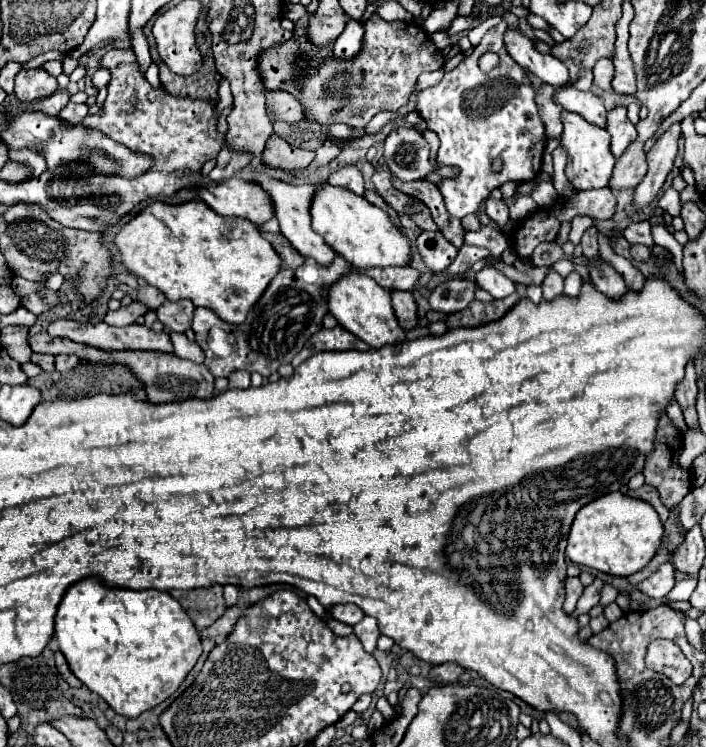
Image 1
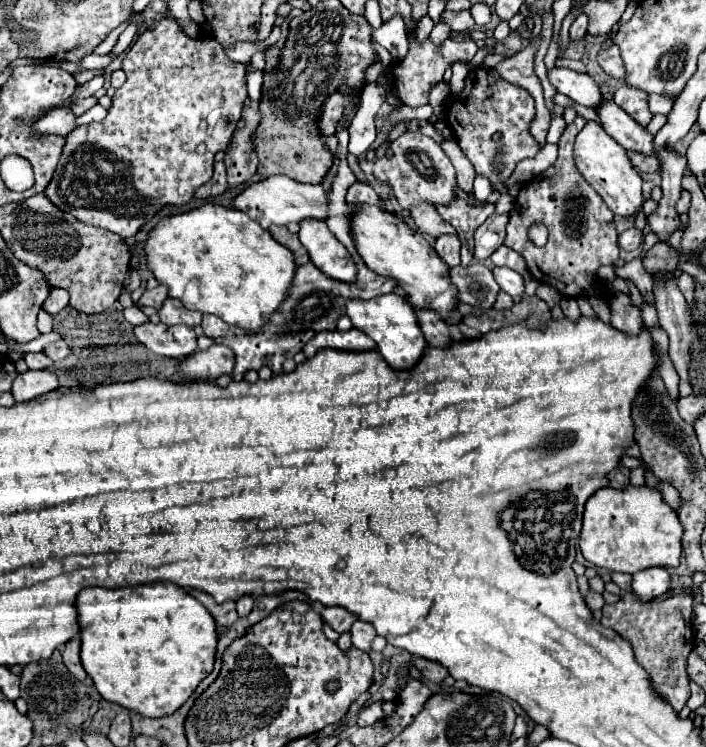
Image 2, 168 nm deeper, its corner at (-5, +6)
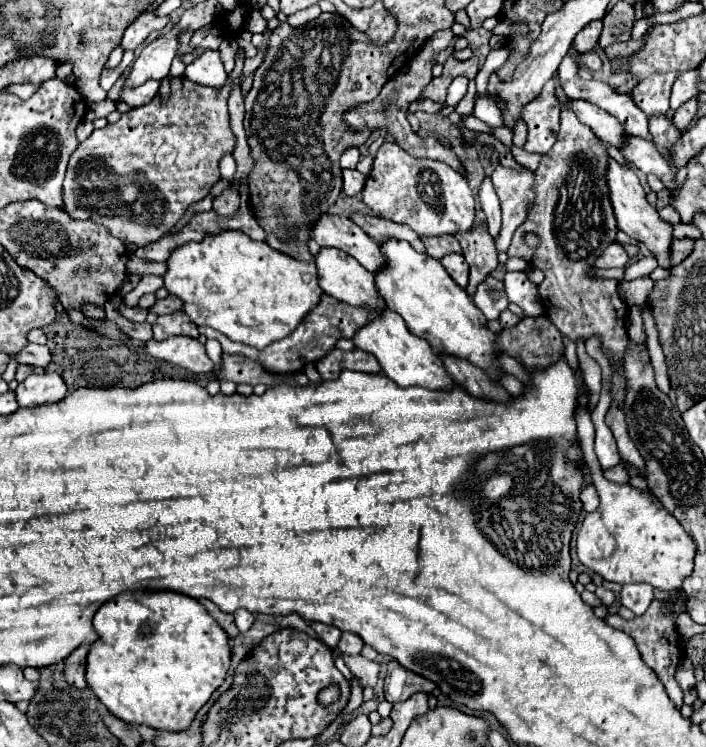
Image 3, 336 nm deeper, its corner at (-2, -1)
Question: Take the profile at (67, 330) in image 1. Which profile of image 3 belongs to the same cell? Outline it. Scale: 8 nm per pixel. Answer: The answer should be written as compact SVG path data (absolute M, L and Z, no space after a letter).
M171 336L163 342L149 340L145 344L145 350L153 358L177 364L193 374L209 374L215 370L215 364L209 360L205 346L195 338Z

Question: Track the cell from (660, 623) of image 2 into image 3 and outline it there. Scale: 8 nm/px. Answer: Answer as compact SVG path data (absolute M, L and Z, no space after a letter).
M677 598L677 602L673 604L673 614L671 614L671 616L665 616L665 614L661 612L661 608L663 608L663 602L653 600L651 606L649 606L649 610L647 610L643 616L637 616L635 620L623 620L619 614L609 614L609 616L605 618L605 622L607 622L609 626L617 628L617 630L627 632L627 634L635 640L639 652L643 652L645 664L655 670L655 674L657 674L659 680L663 682L663 686L665 686L667 696L671 698L671 702L673 702L677 708L681 708L681 706L683 706L683 692L681 692L681 688L679 688L679 684L677 684L677 680L675 680L675 676L673 676L673 674L675 674L675 668L679 666L679 662L681 662L681 658L683 658L683 652L681 652L681 646L679 646L679 638L677 638L675 618L677 618L677 614L681 614L685 608L681 606L681 600L679 600L679 598Z

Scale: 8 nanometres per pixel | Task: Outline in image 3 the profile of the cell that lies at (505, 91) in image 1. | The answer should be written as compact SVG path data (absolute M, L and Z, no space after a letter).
M549 80L539 98L523 108L523 120L529 130L525 150L529 152L545 154L555 144L555 136L559 132L559 112L561 112L561 102L555 94L555 88L557 82Z

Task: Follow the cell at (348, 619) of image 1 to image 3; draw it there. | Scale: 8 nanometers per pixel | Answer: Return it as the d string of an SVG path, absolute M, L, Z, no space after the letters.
M319 622L311 624L311 628L317 632L321 642L325 642L329 648L337 648L337 642L341 638L341 630L339 628L333 628L333 626L327 626L327 624L319 624Z

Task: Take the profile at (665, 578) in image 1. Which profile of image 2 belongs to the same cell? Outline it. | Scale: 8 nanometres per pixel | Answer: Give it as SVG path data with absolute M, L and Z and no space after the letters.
M654 567L654 569L644 569L642 573L632 575L632 591L642 599L650 601L656 595L662 595L670 589L670 573L668 569Z

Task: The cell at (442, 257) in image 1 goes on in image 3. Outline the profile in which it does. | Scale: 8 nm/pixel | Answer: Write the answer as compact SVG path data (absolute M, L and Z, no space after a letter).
M459 254L443 256L443 258L441 258L441 264L445 266L447 274L449 274L461 288L467 288L467 284L469 284L469 266L467 266L467 262L465 262L463 256L459 256Z

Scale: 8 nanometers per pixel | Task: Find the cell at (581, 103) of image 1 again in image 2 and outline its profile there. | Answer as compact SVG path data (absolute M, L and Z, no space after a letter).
M602 99L602 105L598 105L596 115L600 117L600 123L606 133L614 137L624 149L652 155L652 135L634 119L630 119L628 113L622 111L614 101Z

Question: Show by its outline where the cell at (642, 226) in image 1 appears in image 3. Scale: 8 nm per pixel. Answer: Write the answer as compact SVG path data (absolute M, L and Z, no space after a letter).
M613 242L613 244L607 246L605 252L593 262L593 266L595 266L595 268L623 268L623 266L627 264L627 260L629 260L629 256L627 256L627 252L623 250L623 246L617 244L617 242Z

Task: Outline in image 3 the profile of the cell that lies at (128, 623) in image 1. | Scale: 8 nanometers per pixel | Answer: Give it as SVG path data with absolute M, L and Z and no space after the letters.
M123 592L115 598L111 598L109 602L105 602L99 612L93 618L93 626L99 634L99 640L91 646L89 656L87 656L87 684L93 688L95 696L107 706L107 710L117 716L123 722L129 724L145 724L157 730L187 730L195 718L195 714L209 702L211 694L225 682L229 664L231 664L231 646L229 646L229 636L223 632L223 628L219 628L219 624L215 624L215 620L207 614L207 610L193 598L185 596L185 594L175 594L175 592Z

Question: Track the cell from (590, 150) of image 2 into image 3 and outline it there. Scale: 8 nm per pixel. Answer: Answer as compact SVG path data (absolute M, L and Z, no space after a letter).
M609 160L609 170L607 170L607 184L611 190L611 202L615 208L615 218L619 224L619 230L623 230L627 236L635 238L637 242L643 242L649 252L657 258L659 266L669 270L671 264L671 242L673 242L673 226L669 222L665 222L657 210L647 202L645 198L645 190L639 184L639 178L635 174L633 168L625 168L619 166L615 160Z

